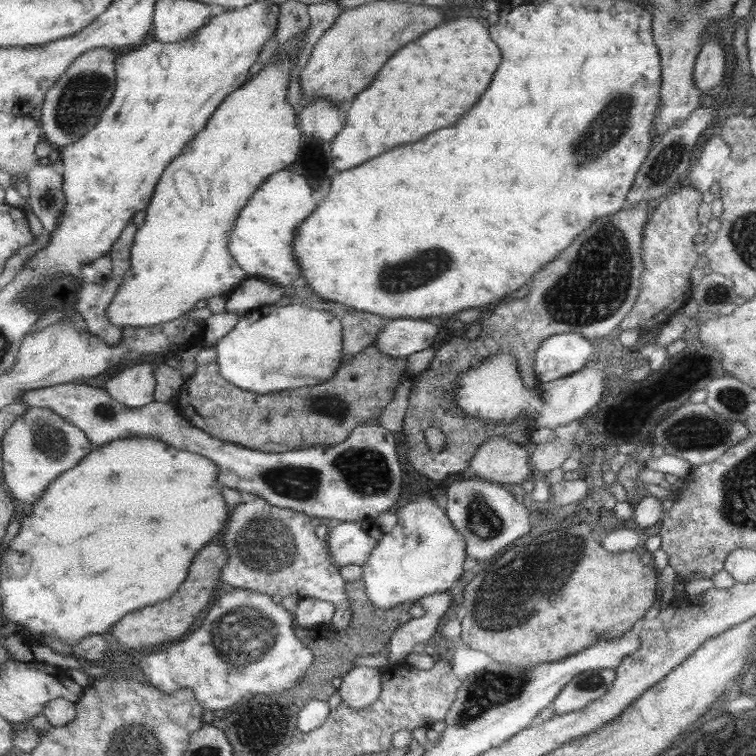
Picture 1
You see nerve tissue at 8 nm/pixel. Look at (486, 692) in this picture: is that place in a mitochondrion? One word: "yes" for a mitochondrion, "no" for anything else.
yes

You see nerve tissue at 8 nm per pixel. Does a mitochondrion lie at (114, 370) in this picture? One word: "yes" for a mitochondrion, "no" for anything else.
no

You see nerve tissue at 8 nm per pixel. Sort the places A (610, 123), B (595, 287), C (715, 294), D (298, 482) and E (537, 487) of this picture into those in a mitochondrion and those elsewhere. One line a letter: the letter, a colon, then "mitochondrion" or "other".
A: mitochondrion
B: mitochondrion
C: mitochondrion
D: mitochondrion
E: other

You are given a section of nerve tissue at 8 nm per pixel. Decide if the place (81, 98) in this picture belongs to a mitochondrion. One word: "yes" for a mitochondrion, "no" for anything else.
yes

